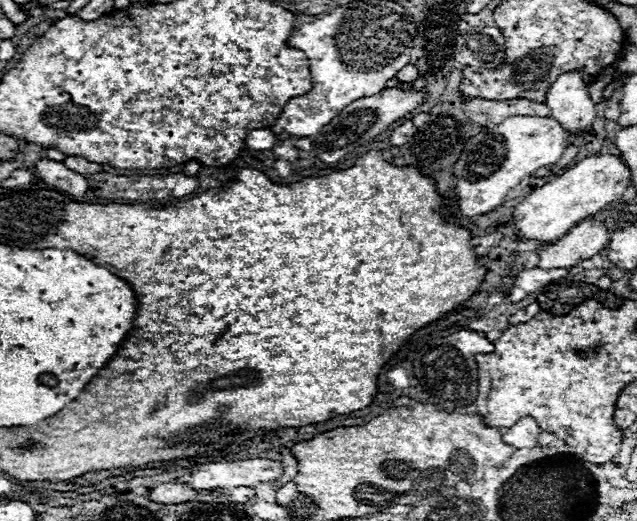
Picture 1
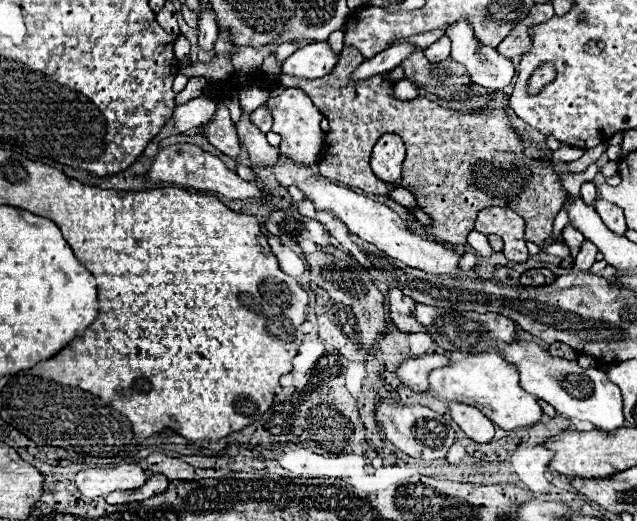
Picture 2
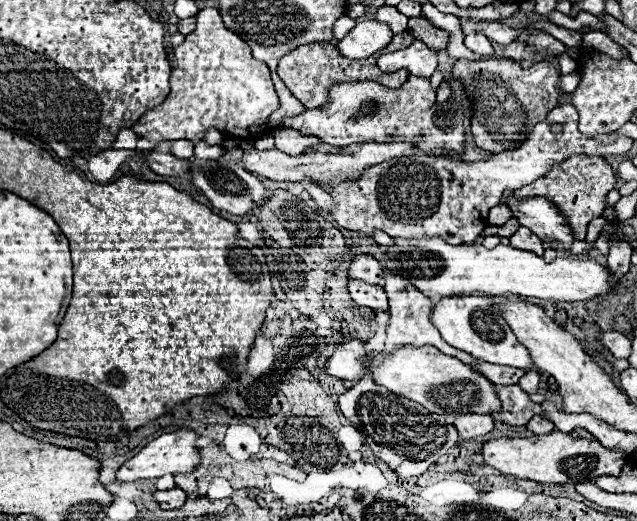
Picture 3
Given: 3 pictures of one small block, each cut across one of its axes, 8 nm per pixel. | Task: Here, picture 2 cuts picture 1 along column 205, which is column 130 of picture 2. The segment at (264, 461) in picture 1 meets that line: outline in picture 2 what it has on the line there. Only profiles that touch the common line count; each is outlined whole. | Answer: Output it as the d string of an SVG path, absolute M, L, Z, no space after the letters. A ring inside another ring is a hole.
M122 464L116 468L86 468L76 474L76 486L86 498L108 496L114 490L134 490L140 488L150 478L148 470L142 470L138 464Z

